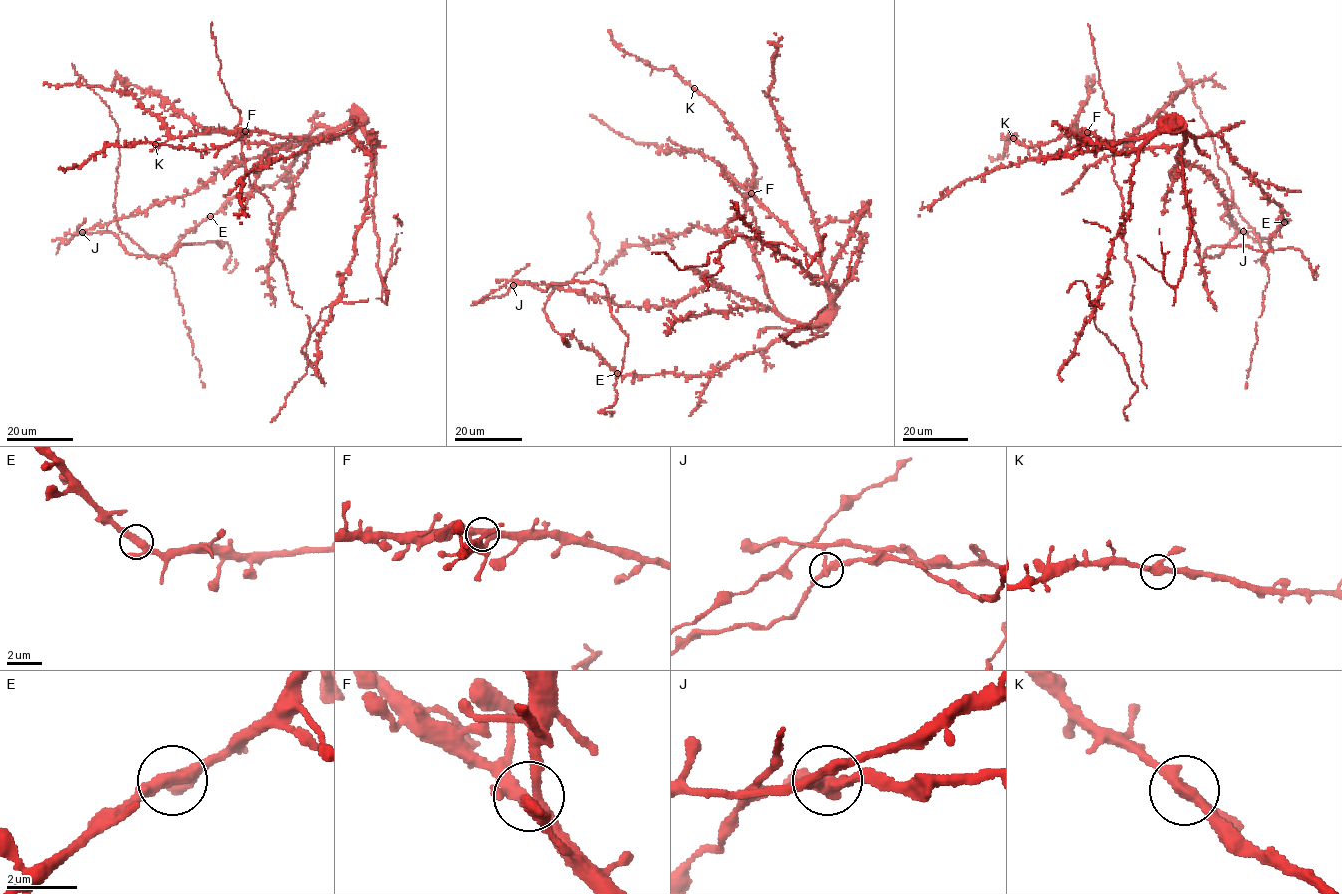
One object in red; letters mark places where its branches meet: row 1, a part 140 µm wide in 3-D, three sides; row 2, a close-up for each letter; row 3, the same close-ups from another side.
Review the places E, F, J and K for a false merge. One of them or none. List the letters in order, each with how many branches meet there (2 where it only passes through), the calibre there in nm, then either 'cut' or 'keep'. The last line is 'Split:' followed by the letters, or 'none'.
E: branches 3; calibre 320 nm; keep
F: branches 3; calibre 340 nm; keep
J: branches 3; calibre 320 nm; cut
K: branches 3; calibre 320 nm; keep
Split: J

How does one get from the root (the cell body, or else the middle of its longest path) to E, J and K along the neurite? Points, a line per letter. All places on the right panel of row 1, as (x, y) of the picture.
E: (1179, 148), (1189, 135), (1219, 137), (1232, 160), (1254, 179), (1269, 200), (1279, 204), (1284, 222)
J: (1179, 148), (1178, 162), (1215, 178), (1227, 199), (1228, 216), (1243, 232)
K: (1179, 148), (1185, 139), (1179, 130), (1149, 133), (1115, 144), (1088, 133), (1061, 135), (1029, 147), (1013, 138)

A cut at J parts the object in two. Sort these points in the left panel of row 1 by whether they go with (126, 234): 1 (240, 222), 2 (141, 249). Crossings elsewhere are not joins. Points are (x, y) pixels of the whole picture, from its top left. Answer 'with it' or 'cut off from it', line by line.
1: with it
2: with it

